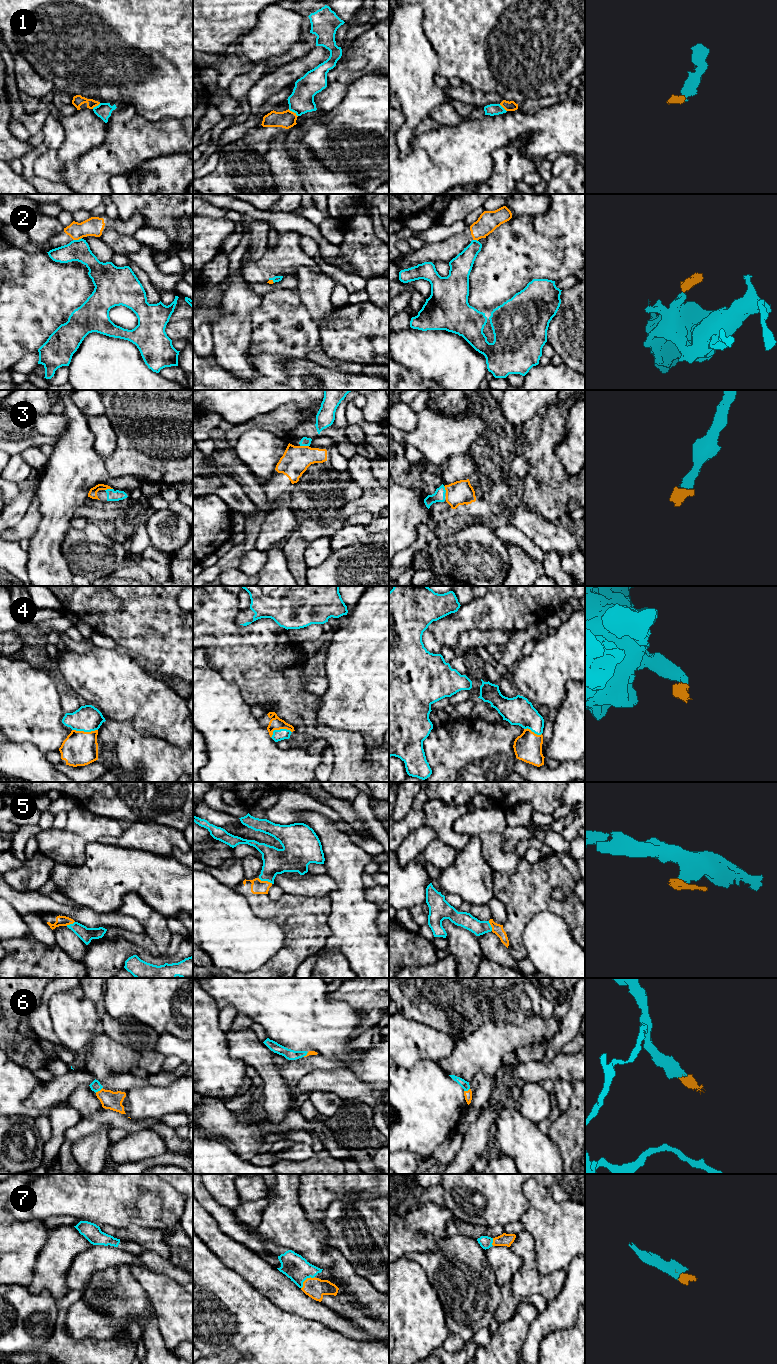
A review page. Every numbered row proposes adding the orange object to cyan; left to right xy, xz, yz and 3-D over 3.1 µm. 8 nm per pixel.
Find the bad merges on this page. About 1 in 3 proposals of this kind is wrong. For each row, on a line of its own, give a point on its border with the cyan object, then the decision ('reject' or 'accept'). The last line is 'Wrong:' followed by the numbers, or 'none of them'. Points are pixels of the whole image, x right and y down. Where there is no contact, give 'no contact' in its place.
1: contact xz (293, 111); reject
2: contact xy (77, 240); reject
3: contact xz (304, 445); accept
4: contact xy (85, 731); accept
5: contact xz (265, 880); accept
6: contact xy (98, 1090); accept
7: contact xz (305, 1279); accept
Wrong: 1, 2

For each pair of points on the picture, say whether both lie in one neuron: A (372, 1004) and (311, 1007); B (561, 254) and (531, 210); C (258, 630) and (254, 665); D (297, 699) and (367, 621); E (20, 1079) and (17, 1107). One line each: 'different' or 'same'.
A: different
B: different
C: same
D: different
E: same

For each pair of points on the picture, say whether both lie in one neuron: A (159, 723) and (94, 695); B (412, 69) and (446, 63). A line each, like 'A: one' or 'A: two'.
A: one
B: two

